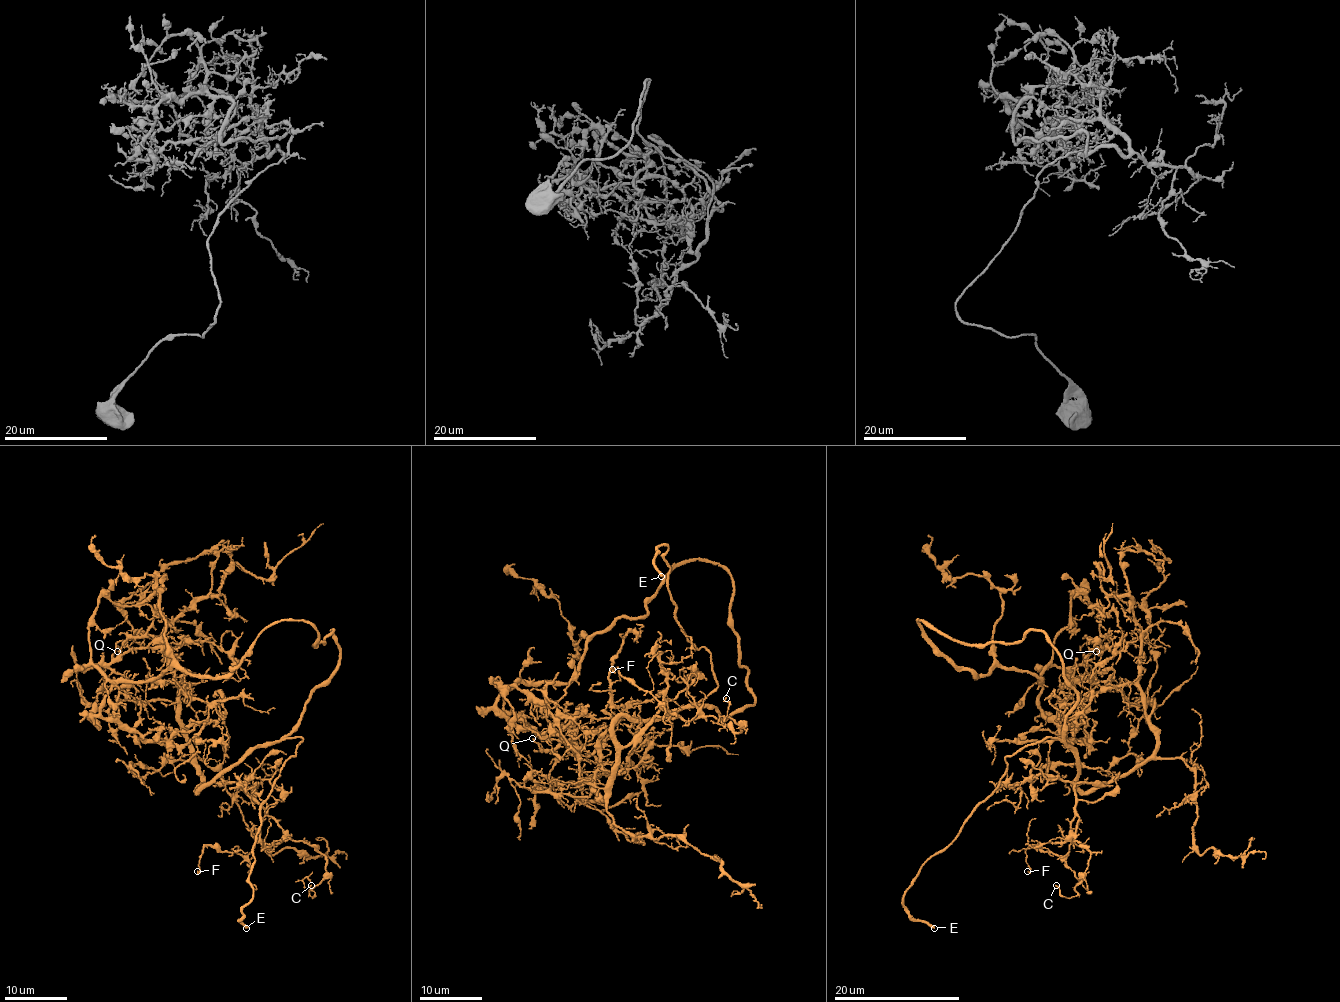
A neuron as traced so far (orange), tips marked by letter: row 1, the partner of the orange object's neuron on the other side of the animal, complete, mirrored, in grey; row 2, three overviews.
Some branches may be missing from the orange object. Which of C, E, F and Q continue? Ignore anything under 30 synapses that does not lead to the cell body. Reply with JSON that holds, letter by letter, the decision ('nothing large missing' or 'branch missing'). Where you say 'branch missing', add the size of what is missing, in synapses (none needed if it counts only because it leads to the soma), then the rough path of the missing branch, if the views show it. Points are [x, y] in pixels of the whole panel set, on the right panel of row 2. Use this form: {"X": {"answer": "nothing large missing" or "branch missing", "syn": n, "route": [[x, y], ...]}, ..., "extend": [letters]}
{"C": {"answer": "nothing large missing"}, "E": {"answer": "branch missing", "route": [[934, 928], [967, 932], [958, 932], [953, 928], [953, 918], [961, 907], [974, 910], [980, 898]]}, "F": {"answer": "nothing large missing"}, "Q": {"answer": "nothing large missing"}, "extend": ["E"]}

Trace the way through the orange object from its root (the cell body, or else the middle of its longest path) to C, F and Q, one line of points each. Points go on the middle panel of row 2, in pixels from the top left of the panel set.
C: (604, 798), (615, 756), (655, 716), (686, 721), (716, 716), (740, 732), (730, 718), (724, 720), (726, 698)
F: (604, 798), (615, 756), (655, 716), (680, 716), (666, 712), (647, 691), (612, 669)
Q: (604, 798), (604, 724), (581, 756), (513, 724), (502, 693), (507, 712), (568, 742), (532, 738)

